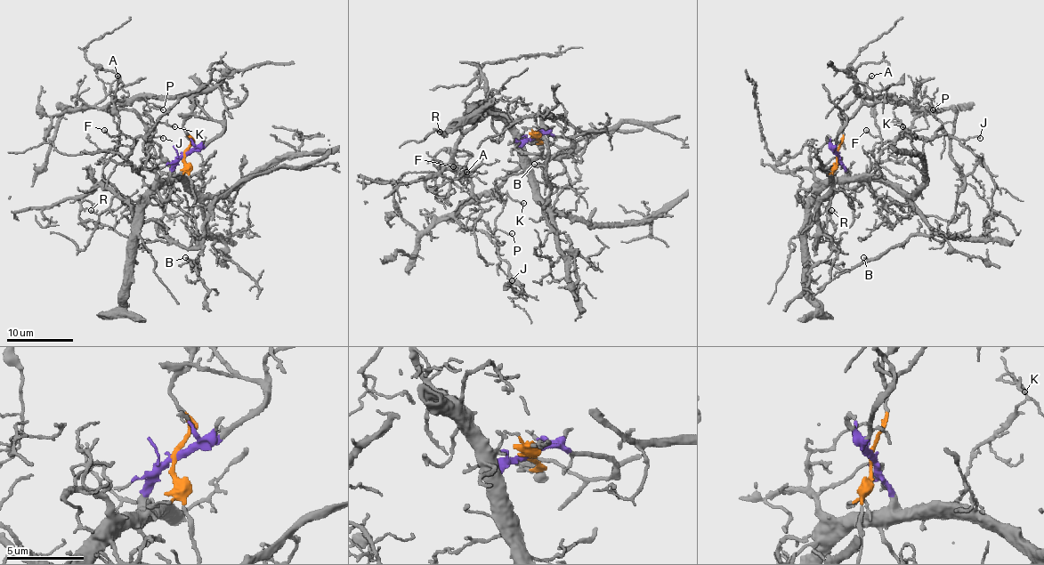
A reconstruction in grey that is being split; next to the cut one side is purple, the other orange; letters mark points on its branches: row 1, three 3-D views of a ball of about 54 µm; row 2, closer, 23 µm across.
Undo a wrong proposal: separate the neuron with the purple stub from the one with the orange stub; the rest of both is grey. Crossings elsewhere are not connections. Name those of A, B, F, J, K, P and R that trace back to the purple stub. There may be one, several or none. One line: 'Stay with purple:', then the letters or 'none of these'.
Stay with purple: B, K, R

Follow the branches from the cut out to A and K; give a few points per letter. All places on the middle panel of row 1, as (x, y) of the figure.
A: (534, 138), (542, 153), (497, 186), (473, 194), (462, 182), (465, 165), (465, 173)
K: (534, 138), (521, 149), (523, 169), (496, 181), (496, 190), (504, 202), (509, 197), (523, 202)

